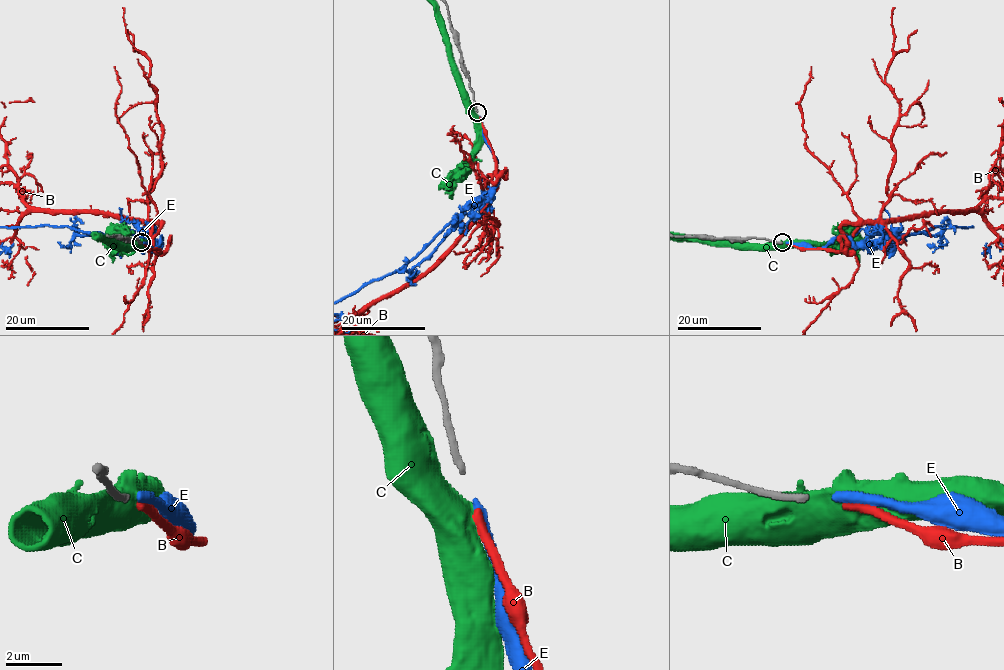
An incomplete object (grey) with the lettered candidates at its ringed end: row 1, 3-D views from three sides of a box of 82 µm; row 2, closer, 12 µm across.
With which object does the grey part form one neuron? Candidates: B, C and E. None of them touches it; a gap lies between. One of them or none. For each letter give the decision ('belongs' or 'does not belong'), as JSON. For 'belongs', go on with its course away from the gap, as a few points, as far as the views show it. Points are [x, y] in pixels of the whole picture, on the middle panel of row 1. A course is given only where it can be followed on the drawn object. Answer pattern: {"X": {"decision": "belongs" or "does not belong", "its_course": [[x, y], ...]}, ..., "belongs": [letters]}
{"B": {"decision": "does not belong"}, "C": {"decision": "does not belong"}, "E": {"decision": "belongs"}, "belongs": ["E"]}

